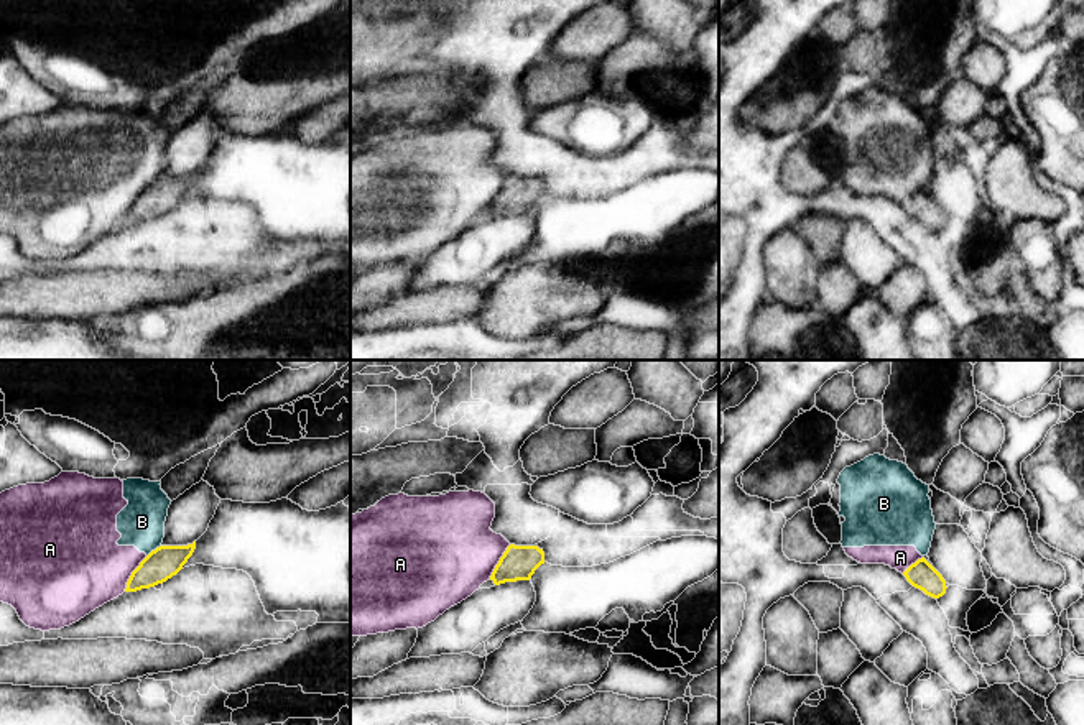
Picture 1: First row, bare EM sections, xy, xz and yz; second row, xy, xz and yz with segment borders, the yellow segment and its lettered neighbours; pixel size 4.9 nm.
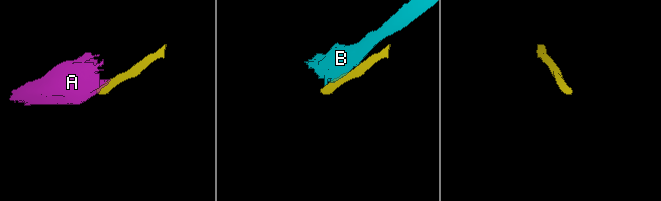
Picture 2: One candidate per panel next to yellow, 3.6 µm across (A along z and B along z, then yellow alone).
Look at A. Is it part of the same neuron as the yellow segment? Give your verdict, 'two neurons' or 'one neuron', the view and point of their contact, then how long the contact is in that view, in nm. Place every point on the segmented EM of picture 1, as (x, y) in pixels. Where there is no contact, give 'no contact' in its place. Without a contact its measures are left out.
two neurons | xy (132, 574) | 200 nm

